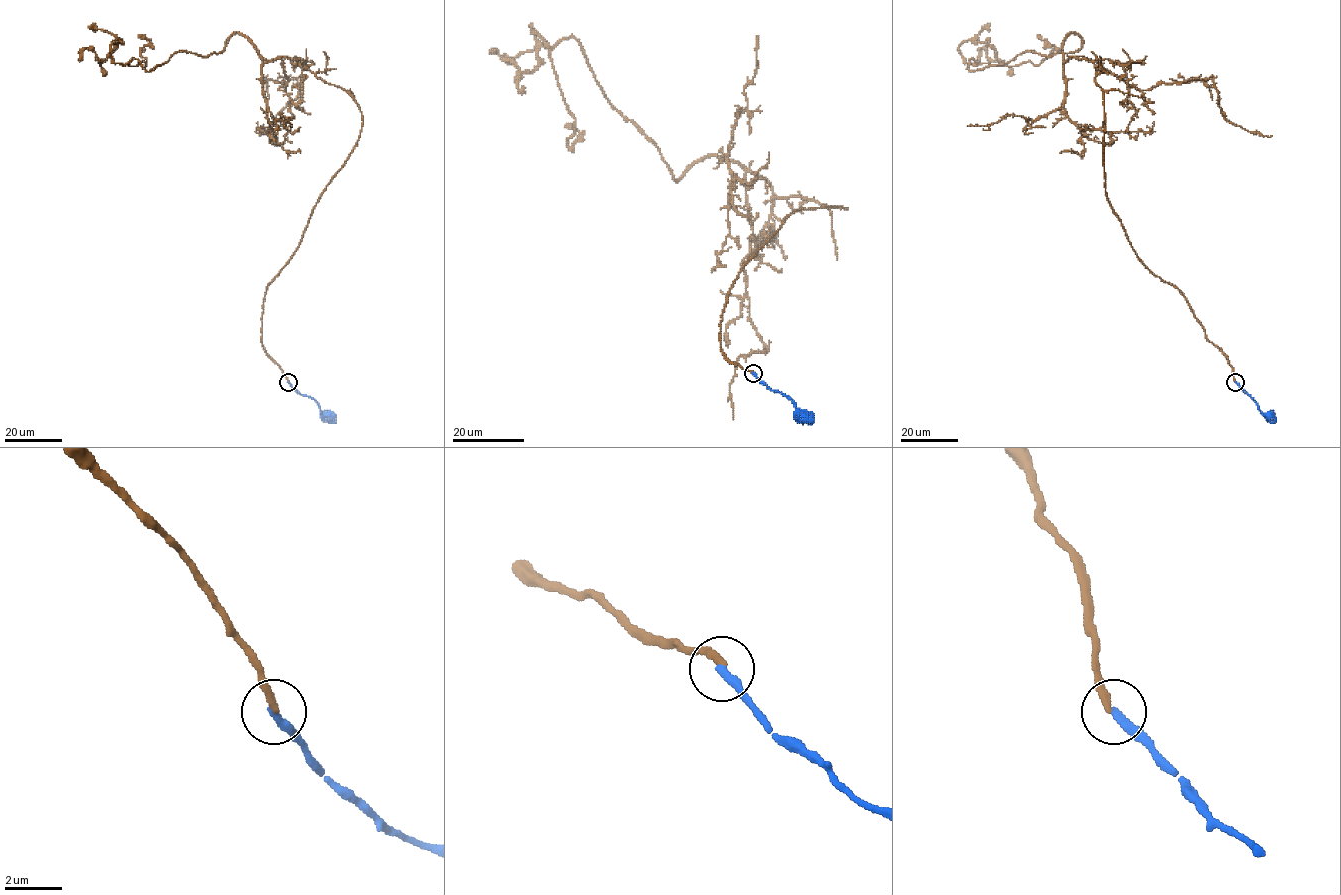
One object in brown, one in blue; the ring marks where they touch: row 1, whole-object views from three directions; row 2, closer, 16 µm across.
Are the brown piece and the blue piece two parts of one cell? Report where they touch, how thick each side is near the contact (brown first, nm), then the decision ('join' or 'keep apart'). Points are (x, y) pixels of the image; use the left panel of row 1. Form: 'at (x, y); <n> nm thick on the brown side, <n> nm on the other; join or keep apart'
at (288, 382); 280 nm thick on the brown side, 320 nm on the other; join

